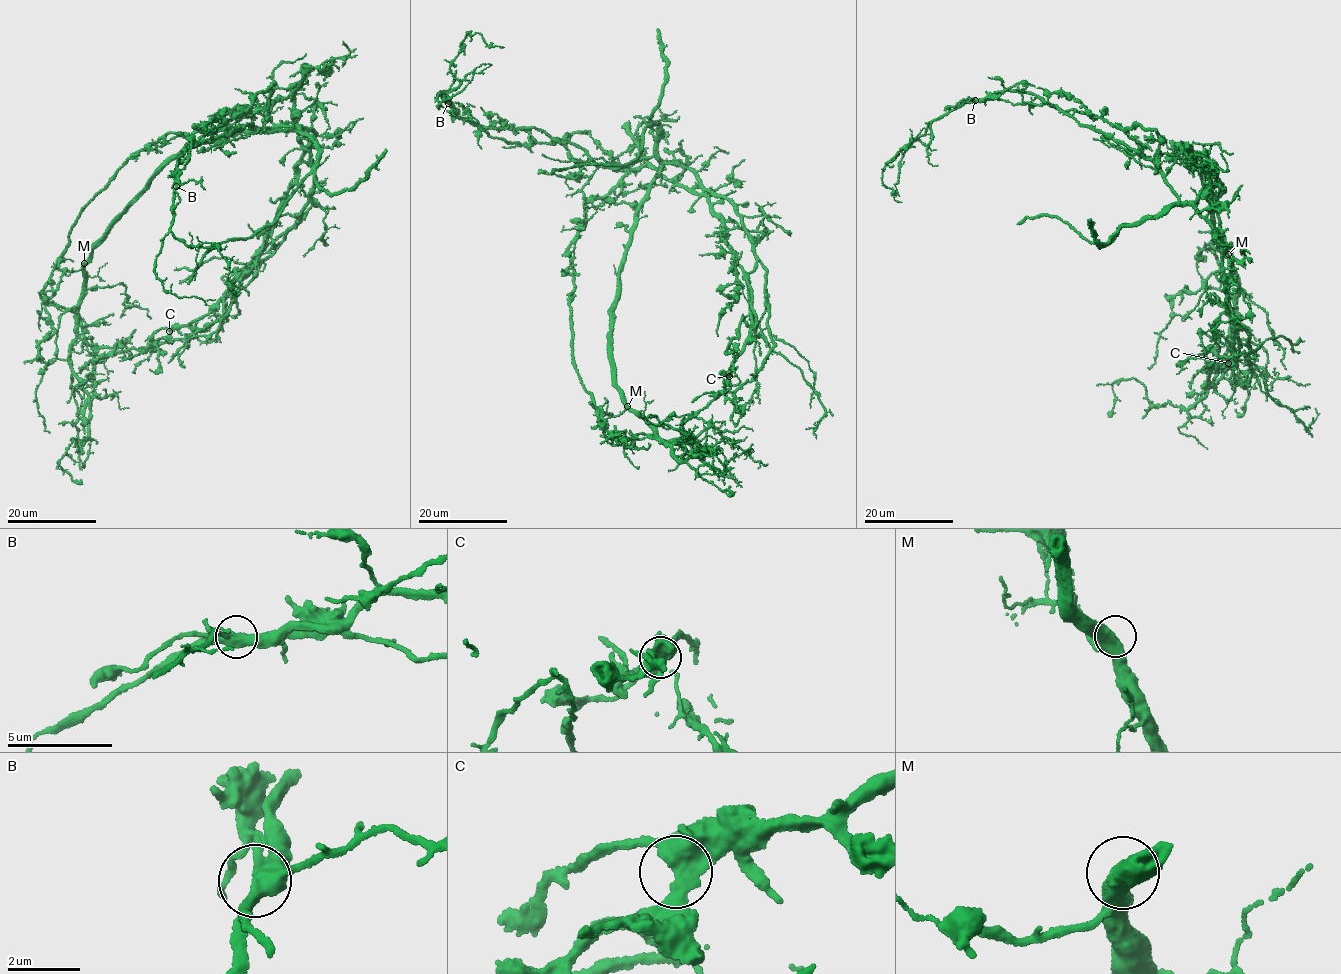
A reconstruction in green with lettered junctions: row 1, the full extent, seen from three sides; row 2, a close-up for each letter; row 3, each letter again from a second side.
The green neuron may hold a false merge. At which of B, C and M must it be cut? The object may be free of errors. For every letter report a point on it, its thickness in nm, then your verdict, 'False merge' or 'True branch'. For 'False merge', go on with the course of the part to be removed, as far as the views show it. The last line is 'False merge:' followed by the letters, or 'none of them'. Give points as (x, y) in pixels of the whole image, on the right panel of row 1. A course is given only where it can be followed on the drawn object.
B: Place: (975, 100). Thickness 440 nm. True branch
C: Place: (1228, 363). Thickness 440 nm. True branch
M: Place: (1228, 254). Thickness 440 nm. True branch
False merge: none of them

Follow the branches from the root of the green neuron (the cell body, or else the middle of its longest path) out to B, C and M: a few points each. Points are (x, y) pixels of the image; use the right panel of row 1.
B: (1197, 154), (1181, 143), (1177, 153), (1156, 150), (1154, 159), (1148, 160), (1028, 93), (1007, 90), (975, 99)
C: (1197, 154), (1176, 146), (1186, 154), (1185, 164), (1208, 178), (1230, 261), (1228, 308), (1240, 354), (1228, 363)
M: (1197, 154), (1201, 165), (1199, 171), (1211, 212), (1214, 246), (1225, 257), (1228, 254)

